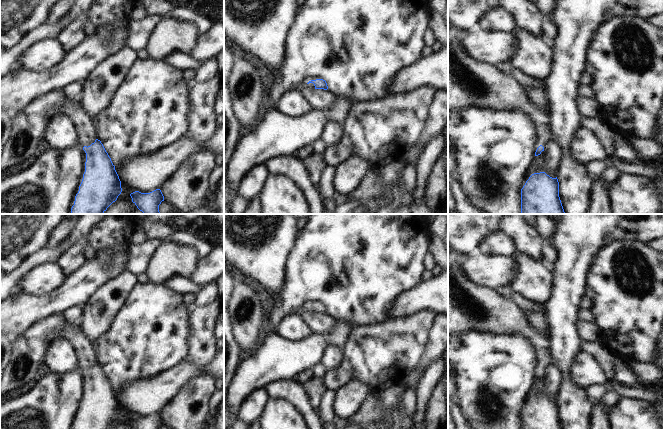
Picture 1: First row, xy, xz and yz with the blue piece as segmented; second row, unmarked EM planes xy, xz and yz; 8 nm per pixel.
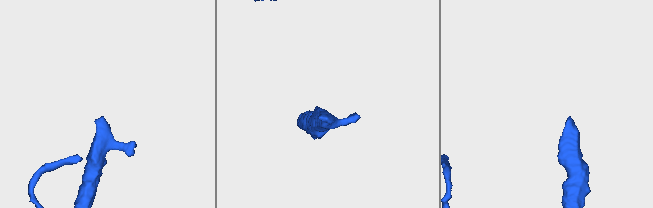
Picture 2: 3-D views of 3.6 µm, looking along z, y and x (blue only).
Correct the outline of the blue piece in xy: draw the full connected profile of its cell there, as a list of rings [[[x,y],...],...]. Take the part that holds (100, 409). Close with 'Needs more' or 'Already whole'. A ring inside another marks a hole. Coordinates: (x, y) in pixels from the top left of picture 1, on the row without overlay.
[[[53,315],[34,324],[24,335],[13,342],[13,360],[3,378],[0,399],[6,398],[6,394],[37,377],[39,366],[45,360],[48,349],[58,339],[68,339],[75,346],[86,377],[85,396],[75,420],[74,429],[111,429],[122,416],[121,405],[103,368],[96,362],[97,347],[88,338],[80,323],[69,323],[63,315]]]. Needs more.

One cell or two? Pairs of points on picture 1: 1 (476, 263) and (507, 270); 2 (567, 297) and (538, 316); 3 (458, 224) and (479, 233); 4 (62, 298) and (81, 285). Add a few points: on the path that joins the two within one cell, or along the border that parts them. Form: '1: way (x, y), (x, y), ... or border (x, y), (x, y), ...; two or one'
1: way (484, 269), (499, 270); one
2: border (545, 306), (548, 334); two
3: way (463, 224), (470, 224), (474, 228); one
4: way (67, 295), (76, 290); one

